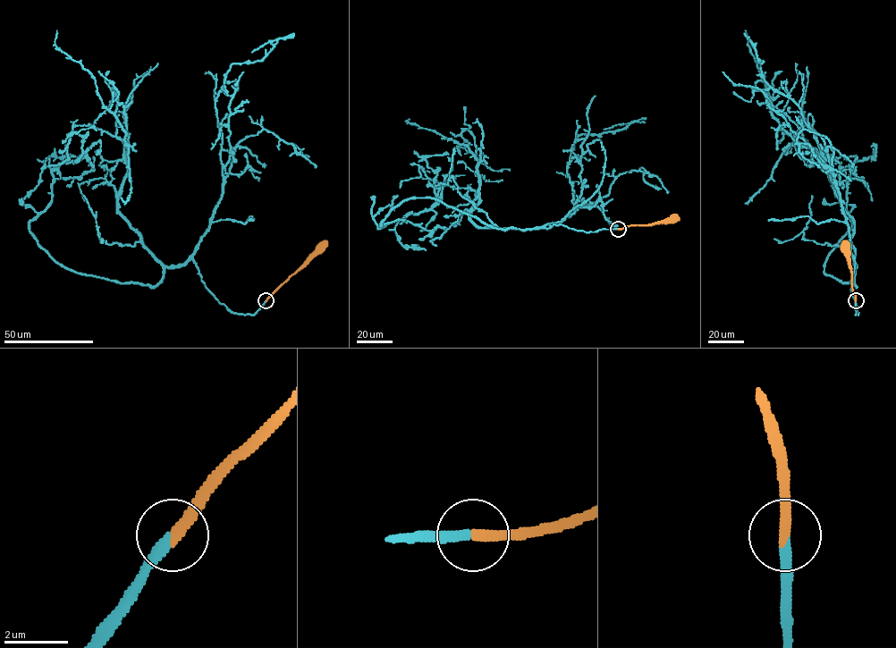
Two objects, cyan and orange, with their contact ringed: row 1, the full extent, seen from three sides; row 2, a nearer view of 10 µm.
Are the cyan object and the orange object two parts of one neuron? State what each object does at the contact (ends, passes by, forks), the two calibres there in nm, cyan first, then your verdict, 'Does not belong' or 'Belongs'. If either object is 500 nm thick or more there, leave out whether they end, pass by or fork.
At the ring cyan ends. At the ring orange ends. Thickness 280 nm (cyan) against 320 nm. Belongs

